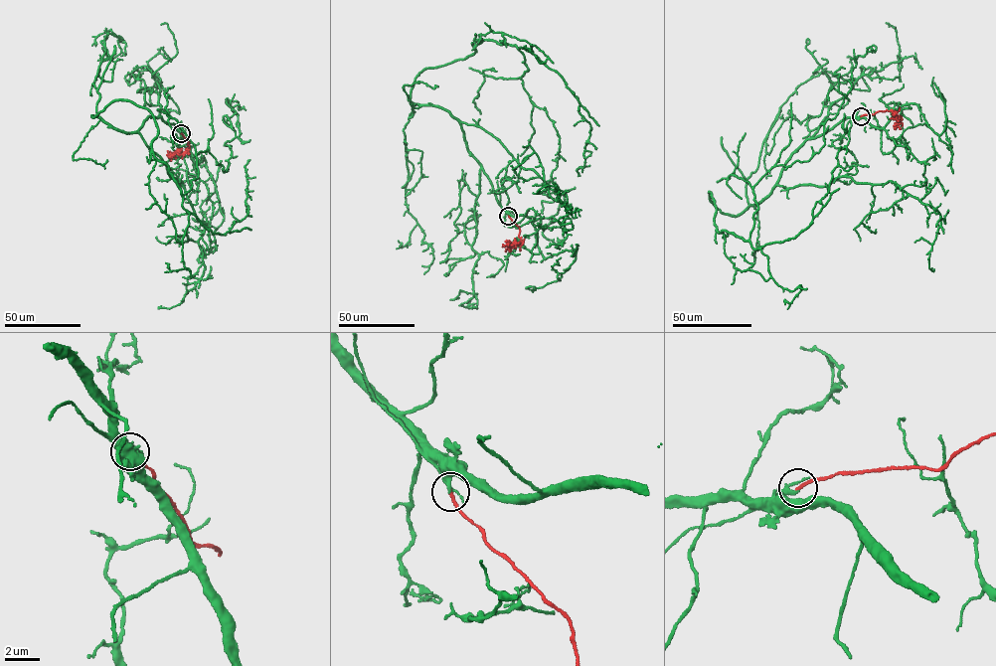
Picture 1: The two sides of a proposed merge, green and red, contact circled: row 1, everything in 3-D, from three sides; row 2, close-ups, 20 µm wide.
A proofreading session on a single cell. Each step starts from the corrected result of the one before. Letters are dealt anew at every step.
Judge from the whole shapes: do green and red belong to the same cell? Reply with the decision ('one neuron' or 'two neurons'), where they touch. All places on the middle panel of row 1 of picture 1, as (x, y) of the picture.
one neuron | (508, 216)

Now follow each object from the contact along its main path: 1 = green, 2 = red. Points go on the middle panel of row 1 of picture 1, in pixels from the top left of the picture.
1: (508, 216), (457, 119), (411, 100), (477, 40), (516, 46), (554, 121), (564, 201), (542, 234), (565, 240)
2: (508, 216), (519, 228), (523, 242), (502, 247)

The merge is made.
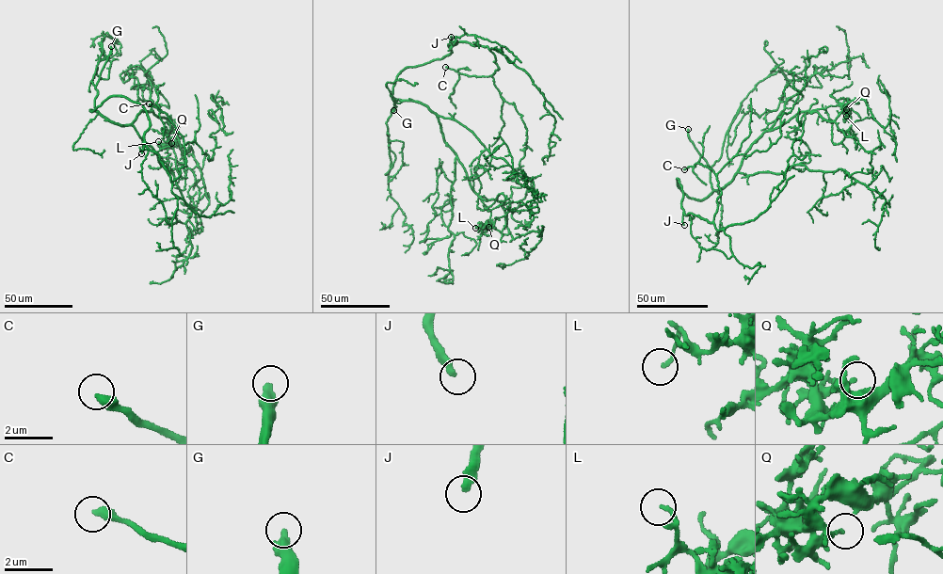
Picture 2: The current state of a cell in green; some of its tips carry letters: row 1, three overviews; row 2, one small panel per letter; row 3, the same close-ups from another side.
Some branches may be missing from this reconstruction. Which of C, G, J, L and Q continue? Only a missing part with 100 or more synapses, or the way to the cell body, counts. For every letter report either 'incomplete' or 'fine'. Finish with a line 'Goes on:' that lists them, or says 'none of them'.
C: incomplete
G: incomplete
J: incomplete
L: fine
Q: fine
Goes on: C, G, J

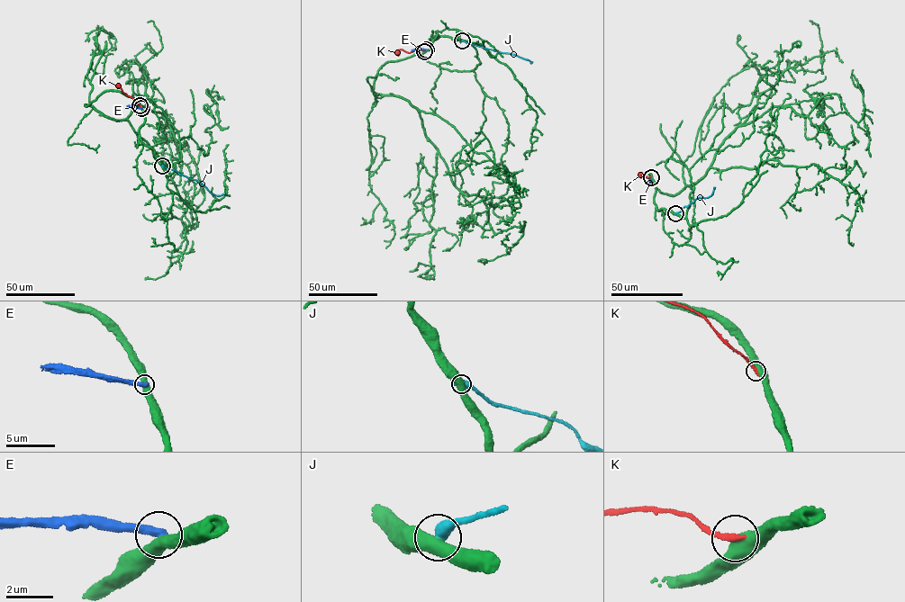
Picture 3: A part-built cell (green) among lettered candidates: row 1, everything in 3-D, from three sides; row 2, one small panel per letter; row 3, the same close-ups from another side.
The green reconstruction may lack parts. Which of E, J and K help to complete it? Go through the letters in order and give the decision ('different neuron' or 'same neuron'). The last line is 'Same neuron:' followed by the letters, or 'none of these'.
E: different neuron
J: different neuron
K: different neuron
Same neuron: none of these

